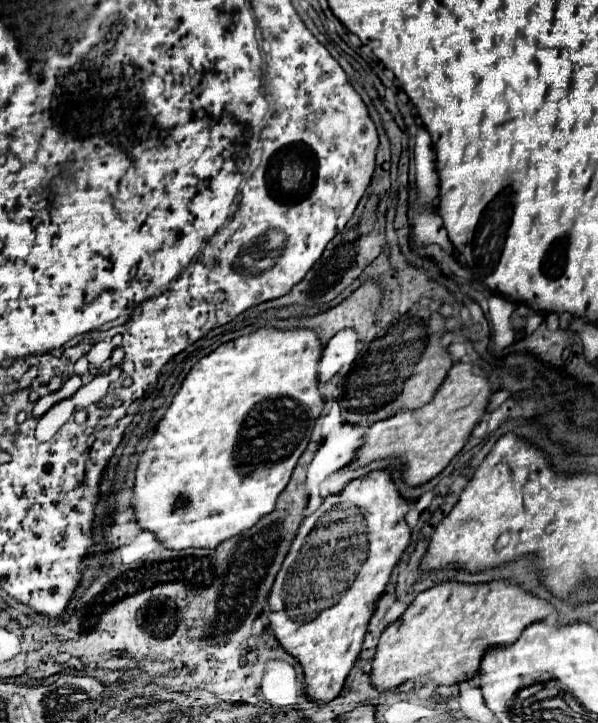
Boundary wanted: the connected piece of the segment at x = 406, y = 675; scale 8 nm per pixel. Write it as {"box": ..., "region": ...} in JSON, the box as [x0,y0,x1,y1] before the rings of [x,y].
{"box":[371,580,553,690],"region":[[[447,580],[435,584],[433,588],[419,592],[403,616],[383,630],[373,660],[371,682],[377,690],[397,688],[405,680],[419,680],[421,684],[427,680],[435,680],[437,684],[457,684],[459,680],[479,672],[479,660],[489,646],[513,644],[527,624],[547,618],[553,610],[551,602],[533,596],[523,586],[509,580],[493,580],[485,584],[461,584]]]}

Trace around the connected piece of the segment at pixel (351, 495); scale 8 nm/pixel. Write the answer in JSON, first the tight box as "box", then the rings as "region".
{"box":[269,468,415,702],"region":[[[385,468],[351,480],[343,492],[327,496],[299,526],[291,552],[277,574],[269,596],[269,624],[281,646],[301,662],[309,700],[331,702],[341,692],[345,678],[361,652],[369,618],[385,592],[395,564],[411,544],[411,528],[405,522],[405,514],[411,508],[415,508],[415,502],[403,500],[391,478],[391,470]]]}

